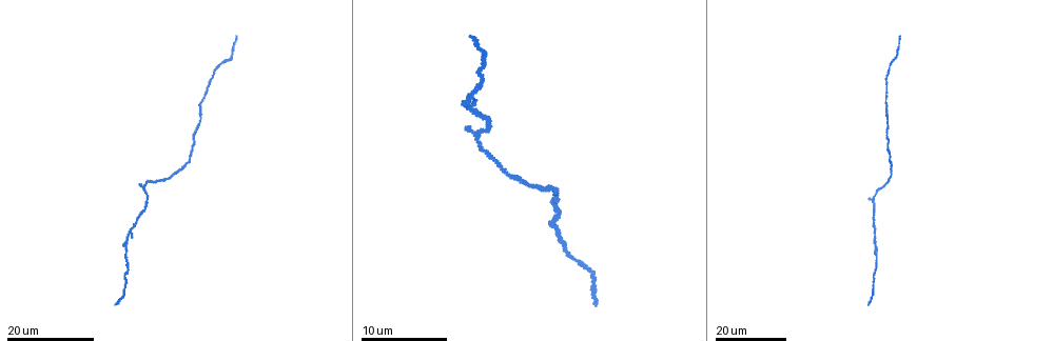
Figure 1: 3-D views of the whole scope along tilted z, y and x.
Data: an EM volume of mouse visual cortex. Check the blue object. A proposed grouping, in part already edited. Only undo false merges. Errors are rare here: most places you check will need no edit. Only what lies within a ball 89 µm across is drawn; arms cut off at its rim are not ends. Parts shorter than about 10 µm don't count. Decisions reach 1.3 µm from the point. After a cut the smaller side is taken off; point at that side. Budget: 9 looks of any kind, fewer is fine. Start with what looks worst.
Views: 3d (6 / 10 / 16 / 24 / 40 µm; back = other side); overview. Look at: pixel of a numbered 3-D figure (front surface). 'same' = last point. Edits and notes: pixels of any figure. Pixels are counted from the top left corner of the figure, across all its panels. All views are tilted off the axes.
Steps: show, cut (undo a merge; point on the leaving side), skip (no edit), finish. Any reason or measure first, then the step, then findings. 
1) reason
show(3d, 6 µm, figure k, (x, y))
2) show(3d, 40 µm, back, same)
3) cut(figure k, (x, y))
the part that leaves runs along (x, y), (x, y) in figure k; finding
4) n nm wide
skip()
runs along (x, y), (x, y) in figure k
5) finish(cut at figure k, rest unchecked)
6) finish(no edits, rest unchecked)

thin neck
show(3d, 24 µm, figure 1, (560, 239))

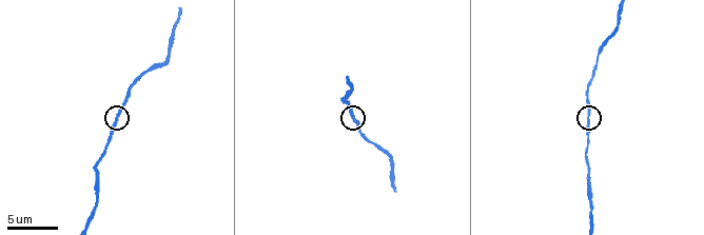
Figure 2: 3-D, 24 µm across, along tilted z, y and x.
show(3d, 10 µm, figure 2, (351, 118))

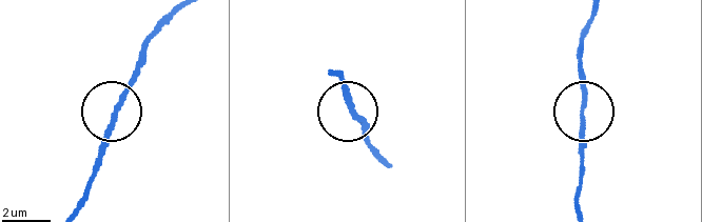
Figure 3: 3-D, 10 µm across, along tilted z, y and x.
other side
show(3d, 10 µm, back, figure 3, (584, 106))

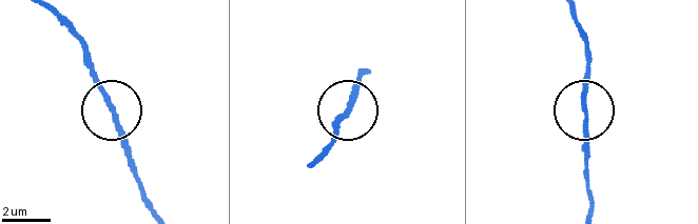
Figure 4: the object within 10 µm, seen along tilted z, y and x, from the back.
skip()
runs along (368, 73), (363, 73), (348, 116), (333, 131) in figure 4; continuous, no second neuron

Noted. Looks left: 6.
narrows sharply
show(3d, 16 µm, figure 1, (127, 236))

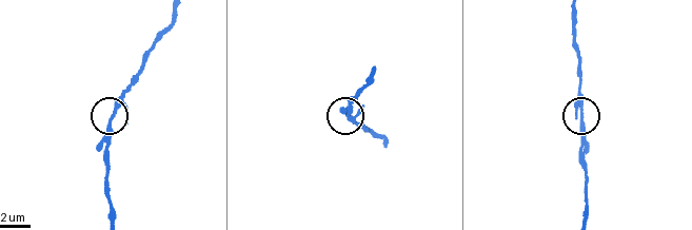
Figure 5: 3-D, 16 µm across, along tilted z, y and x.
show(3d, 6 µm, figure 5, (583, 114))

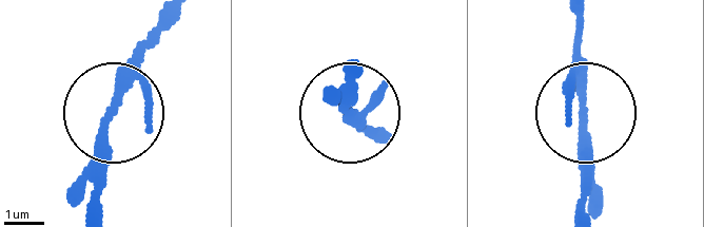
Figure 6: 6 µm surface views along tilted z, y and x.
skip()
continuous, no second neuron

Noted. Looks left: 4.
show(3d, 24 µm, figure 1, (872, 218))

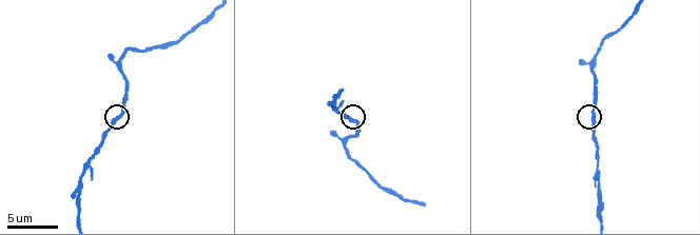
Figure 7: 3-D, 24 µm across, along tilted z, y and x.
show(3d, 6 µm, figure 7, (358, 121))

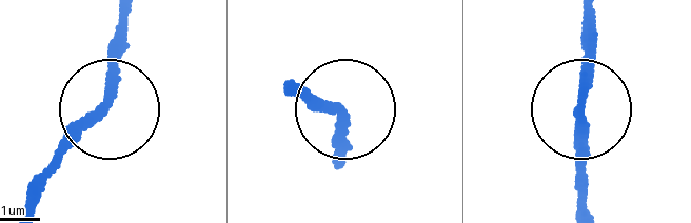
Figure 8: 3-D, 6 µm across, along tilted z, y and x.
skip()
runs along (583, 14), (581, 202) in figure 8; one neuron here

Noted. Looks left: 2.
sudden change in width
show(3d, 16 µm, figure 1, (187, 164))

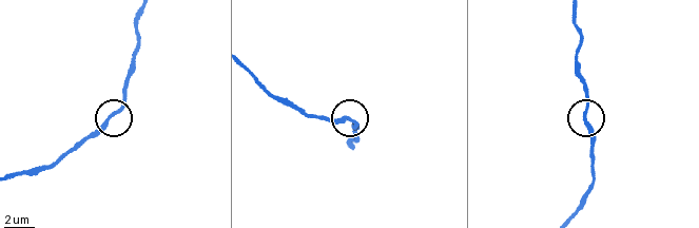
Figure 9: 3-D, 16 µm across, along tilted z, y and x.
show(3d, 6 µm, figure 9, (110, 117))

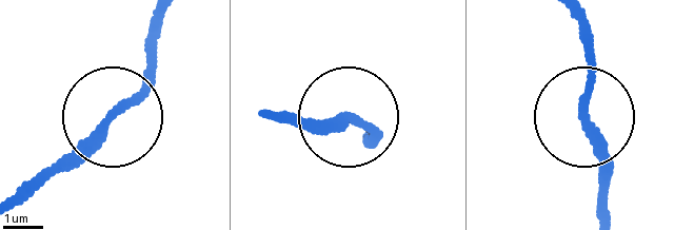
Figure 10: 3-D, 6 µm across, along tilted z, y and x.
skip()
runs along (607, 209), (610, 169), (585, 114), (585, 24) in figure 10; continuous, no second neuron

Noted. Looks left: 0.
finish(no edits, rest unchecked)

